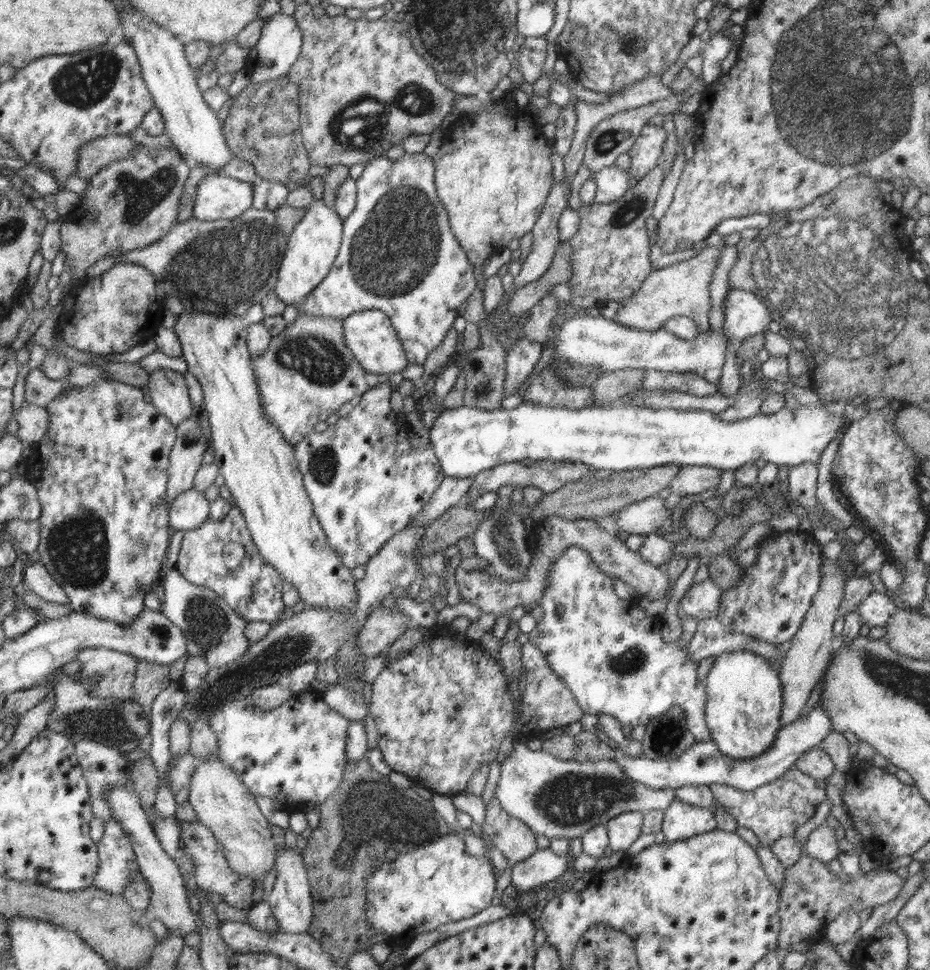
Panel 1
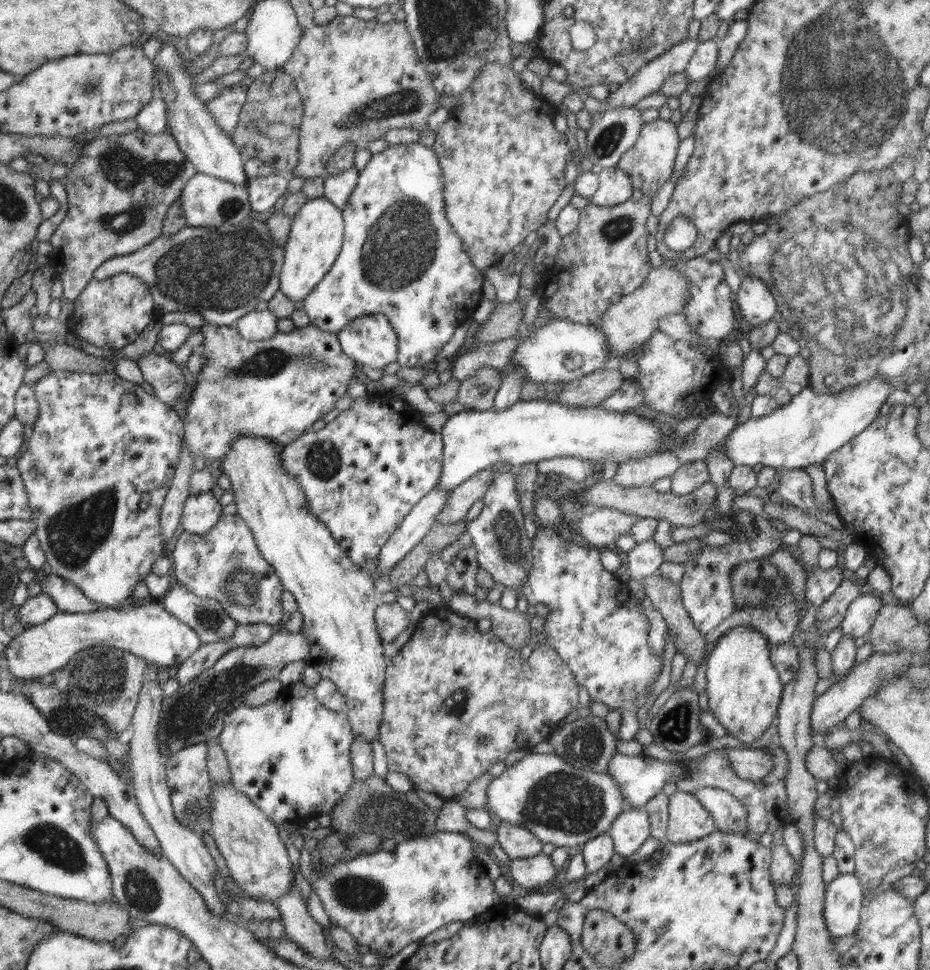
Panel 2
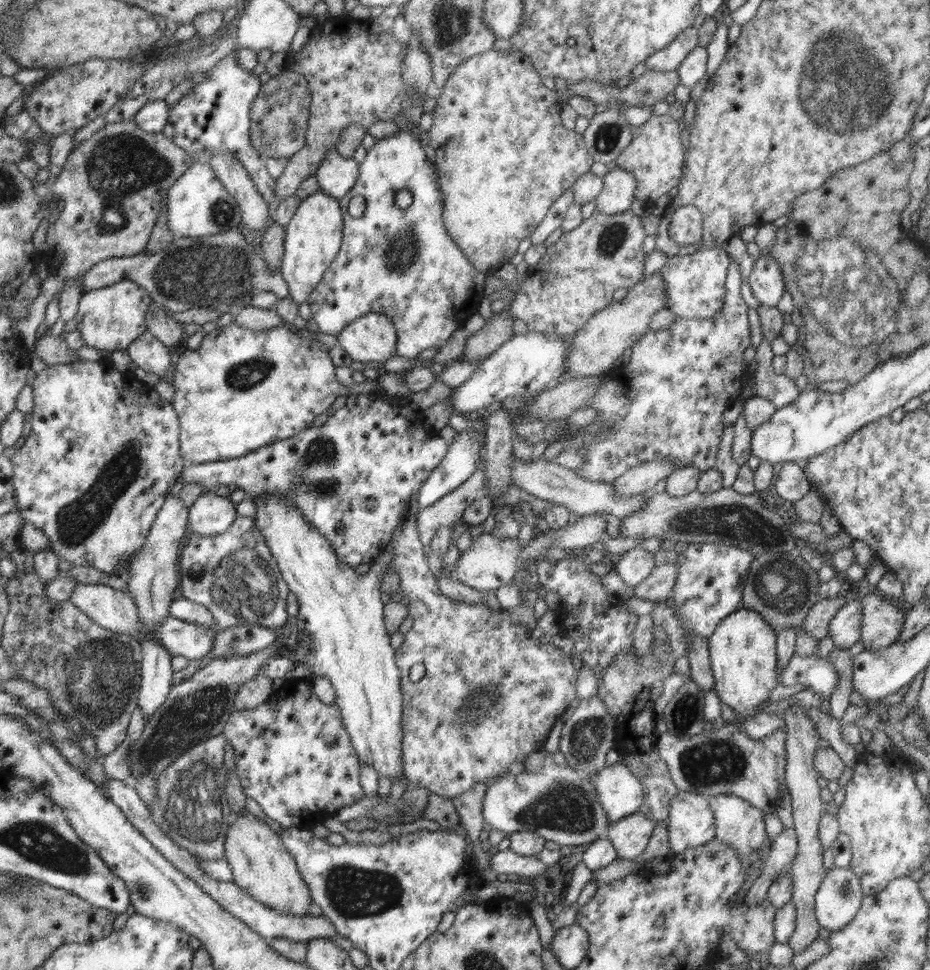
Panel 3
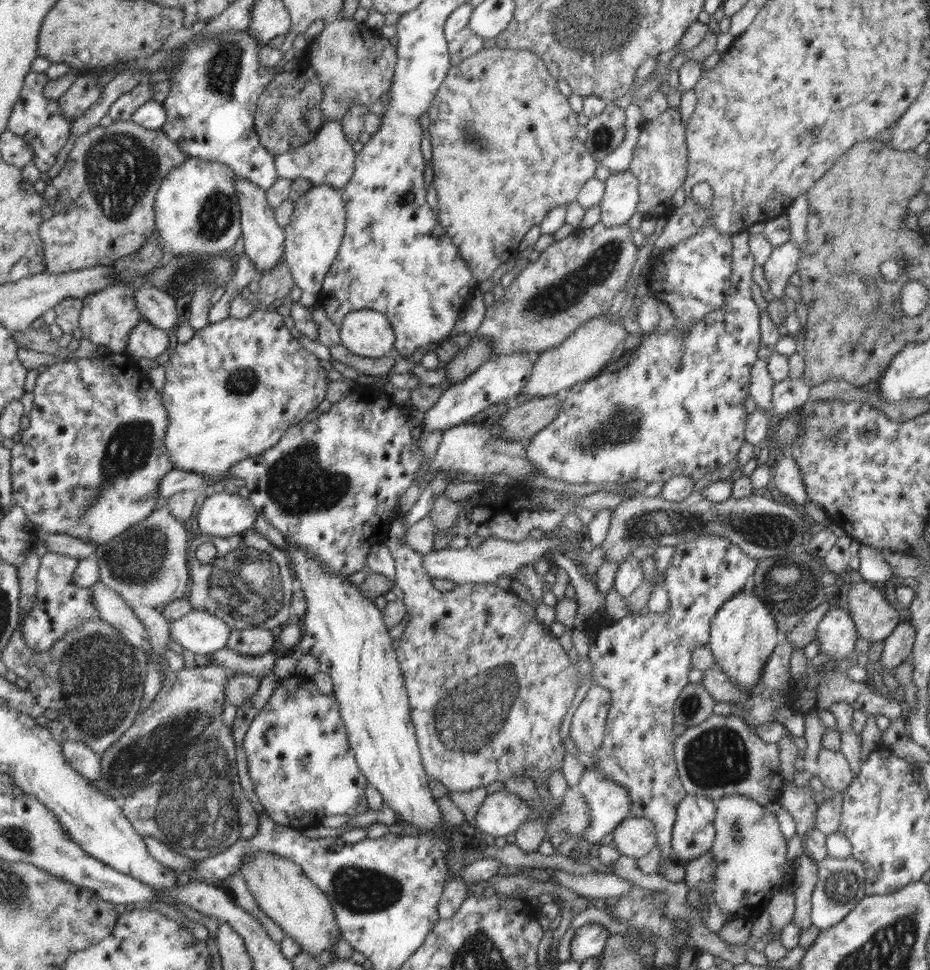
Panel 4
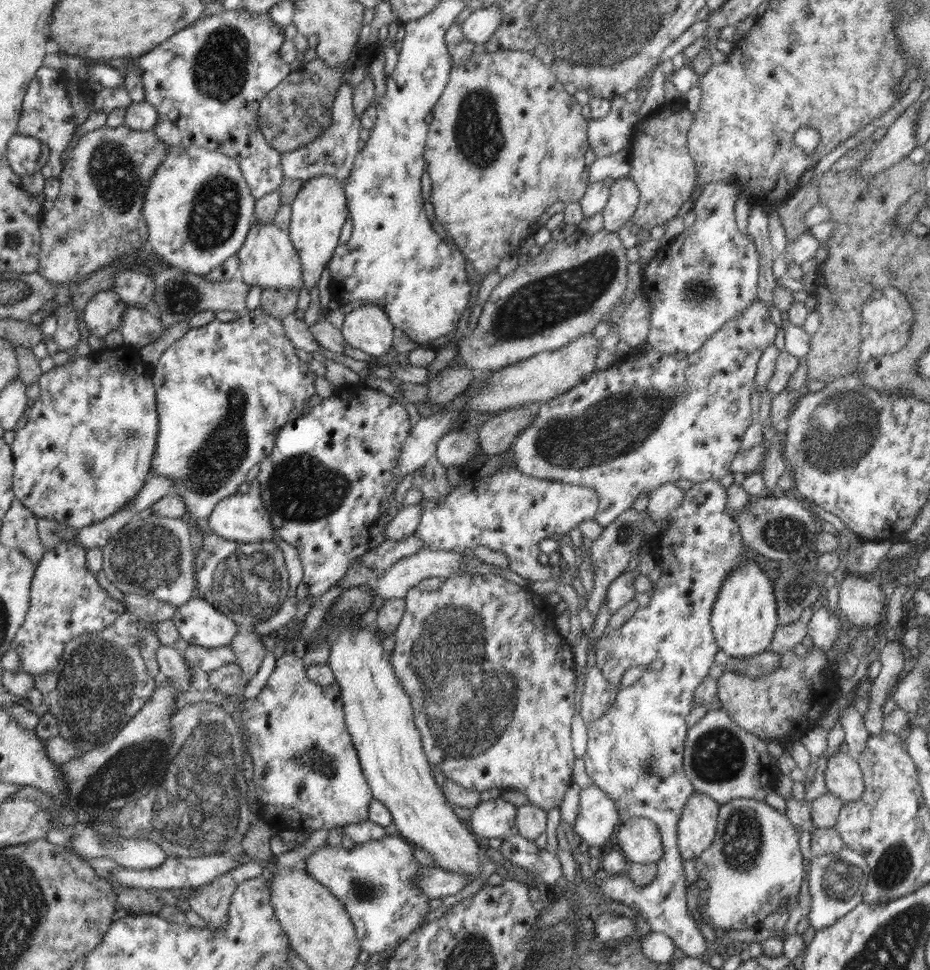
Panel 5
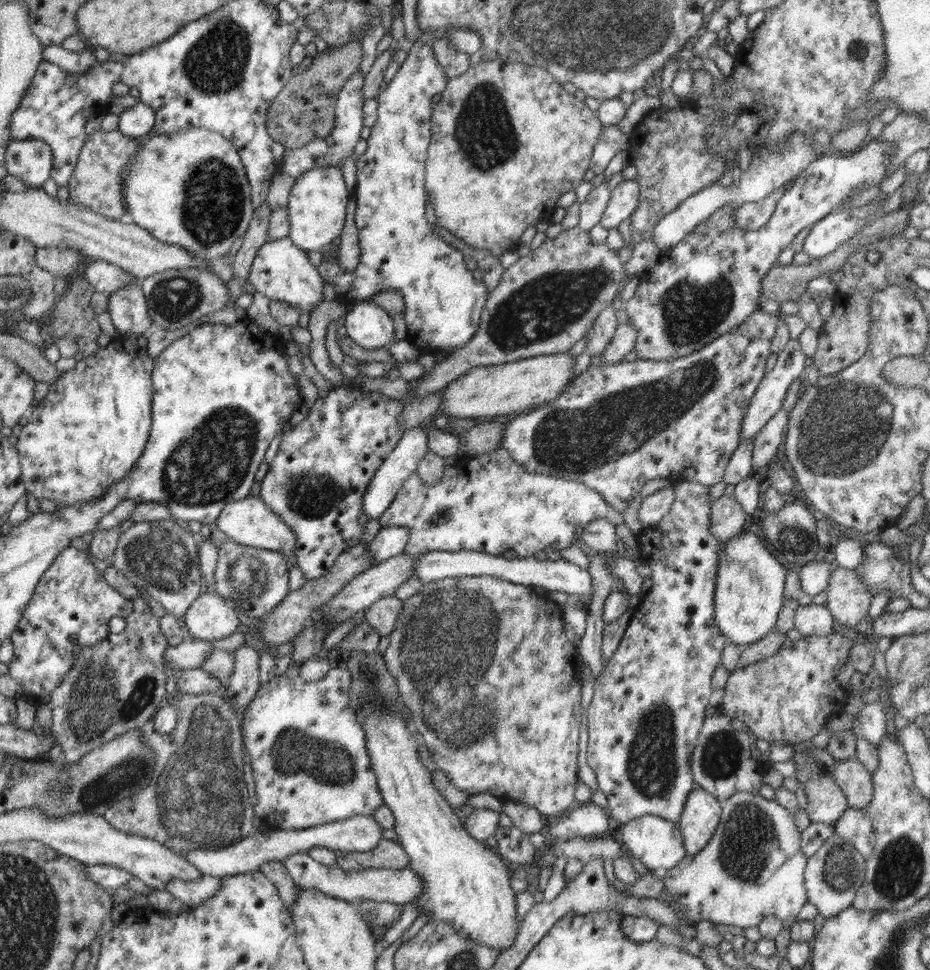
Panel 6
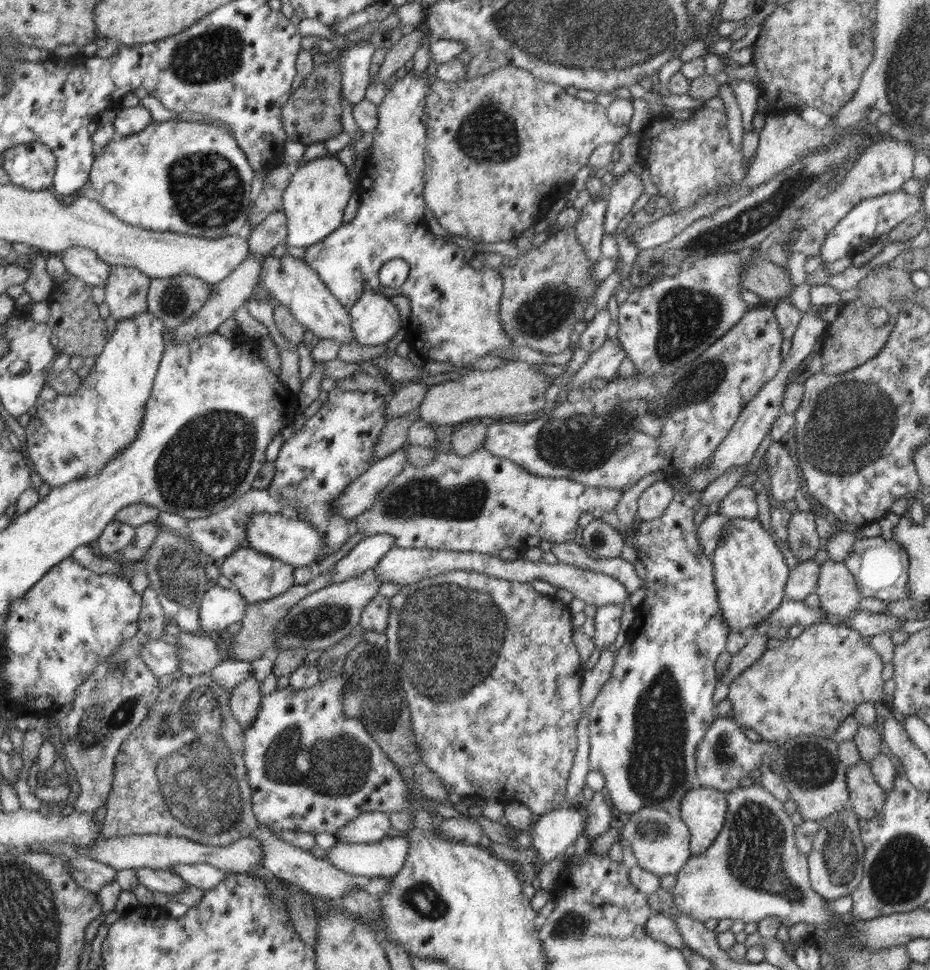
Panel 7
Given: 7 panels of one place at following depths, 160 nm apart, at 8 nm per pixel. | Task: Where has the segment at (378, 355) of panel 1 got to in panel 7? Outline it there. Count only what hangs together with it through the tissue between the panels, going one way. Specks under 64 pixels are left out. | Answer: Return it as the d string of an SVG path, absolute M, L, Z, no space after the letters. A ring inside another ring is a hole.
M370 290L348 309L351 327L361 346L384 346L403 329L396 305L385 295Z

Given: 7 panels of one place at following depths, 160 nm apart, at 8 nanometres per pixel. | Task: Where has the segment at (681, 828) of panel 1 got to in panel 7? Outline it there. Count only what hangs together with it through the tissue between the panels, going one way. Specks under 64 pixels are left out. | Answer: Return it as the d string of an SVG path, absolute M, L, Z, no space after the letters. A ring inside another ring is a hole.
M714 788L689 790L682 799L680 818L690 831L690 853L706 853L726 824L727 793Z

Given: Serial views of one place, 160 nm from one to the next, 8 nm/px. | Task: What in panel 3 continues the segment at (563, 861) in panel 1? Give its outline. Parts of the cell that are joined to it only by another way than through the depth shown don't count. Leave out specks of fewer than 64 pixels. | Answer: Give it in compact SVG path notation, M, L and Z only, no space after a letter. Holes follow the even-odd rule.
M509 849L502 852L493 850L490 864L496 875L506 875L506 881L508 879L526 880L540 877L547 870L547 866L542 864L537 856L522 857Z

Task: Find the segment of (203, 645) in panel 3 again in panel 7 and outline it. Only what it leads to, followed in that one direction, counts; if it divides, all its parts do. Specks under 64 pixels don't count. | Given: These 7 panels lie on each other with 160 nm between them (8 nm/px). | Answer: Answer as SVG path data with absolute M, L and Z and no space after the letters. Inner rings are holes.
M210 586L200 605L200 624L206 632L225 632L230 624L240 623L246 614L248 602L233 587Z

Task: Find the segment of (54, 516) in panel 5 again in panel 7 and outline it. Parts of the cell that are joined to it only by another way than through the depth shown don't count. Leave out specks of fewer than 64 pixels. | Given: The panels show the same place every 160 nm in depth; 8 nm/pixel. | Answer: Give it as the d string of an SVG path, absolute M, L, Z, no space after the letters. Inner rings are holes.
M148 310L134 318L118 321L115 332L110 335L103 352L97 357L96 364L82 380L78 393L59 395L51 402L44 402L36 410L25 428L26 446L28 458L44 483L52 488L65 486L73 481L92 479L137 437L142 424L142 411L150 399L168 335L169 331L164 323Z

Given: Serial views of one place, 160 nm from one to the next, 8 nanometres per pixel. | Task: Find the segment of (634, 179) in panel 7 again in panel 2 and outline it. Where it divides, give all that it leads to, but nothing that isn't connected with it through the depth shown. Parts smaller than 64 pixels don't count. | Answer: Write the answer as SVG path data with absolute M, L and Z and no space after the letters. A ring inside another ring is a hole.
M610 167L597 170L599 187L591 202L598 206L614 206L626 202L632 196L633 186L629 174L621 168Z

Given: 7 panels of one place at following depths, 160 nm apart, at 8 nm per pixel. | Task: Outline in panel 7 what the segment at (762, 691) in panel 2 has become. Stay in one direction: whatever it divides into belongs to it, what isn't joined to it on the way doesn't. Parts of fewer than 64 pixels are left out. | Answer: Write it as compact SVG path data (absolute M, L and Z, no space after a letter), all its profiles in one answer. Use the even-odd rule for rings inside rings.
M755 517L732 518L724 527L721 542L711 561L722 617L730 630L754 633L758 625L766 621L768 615L772 615L786 598L785 586L790 568L781 549Z

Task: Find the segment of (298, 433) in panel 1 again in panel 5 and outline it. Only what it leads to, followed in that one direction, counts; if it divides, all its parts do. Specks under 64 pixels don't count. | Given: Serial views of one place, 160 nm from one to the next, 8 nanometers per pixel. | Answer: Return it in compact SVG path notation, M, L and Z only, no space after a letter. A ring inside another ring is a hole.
M261 306L254 310L245 311L232 322L214 319L204 326L192 327L180 340L174 342L168 350L162 353L158 364L153 368L152 380L155 388L159 431L157 449L150 463L150 473L154 472L156 476L162 476L162 478L172 478L174 480L172 484L175 487L172 491L176 491L181 496L188 514L192 514L197 519L208 518L214 506L223 498L236 493L238 487L246 482L250 469L273 451L276 436L278 436L280 429L287 422L294 421L303 415L302 409L315 394L315 376L312 370L308 368L308 363L302 362L296 356L295 346L286 336L282 320L266 314Z

